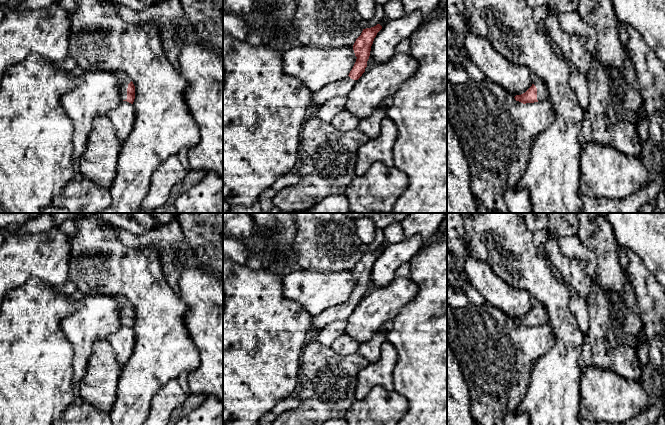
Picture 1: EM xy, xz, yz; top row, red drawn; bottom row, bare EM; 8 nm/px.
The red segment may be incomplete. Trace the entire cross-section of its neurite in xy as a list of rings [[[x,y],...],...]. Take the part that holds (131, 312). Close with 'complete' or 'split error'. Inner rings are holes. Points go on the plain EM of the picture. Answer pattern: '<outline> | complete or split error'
[[[121,299],[119,310],[121,324],[133,328],[135,323],[135,310],[131,303],[127,299]]] | split error

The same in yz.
[[[533,299],[532,310],[523,318],[516,319],[514,322],[523,328],[534,327],[545,324],[548,318],[546,308],[536,299]]] | split error

